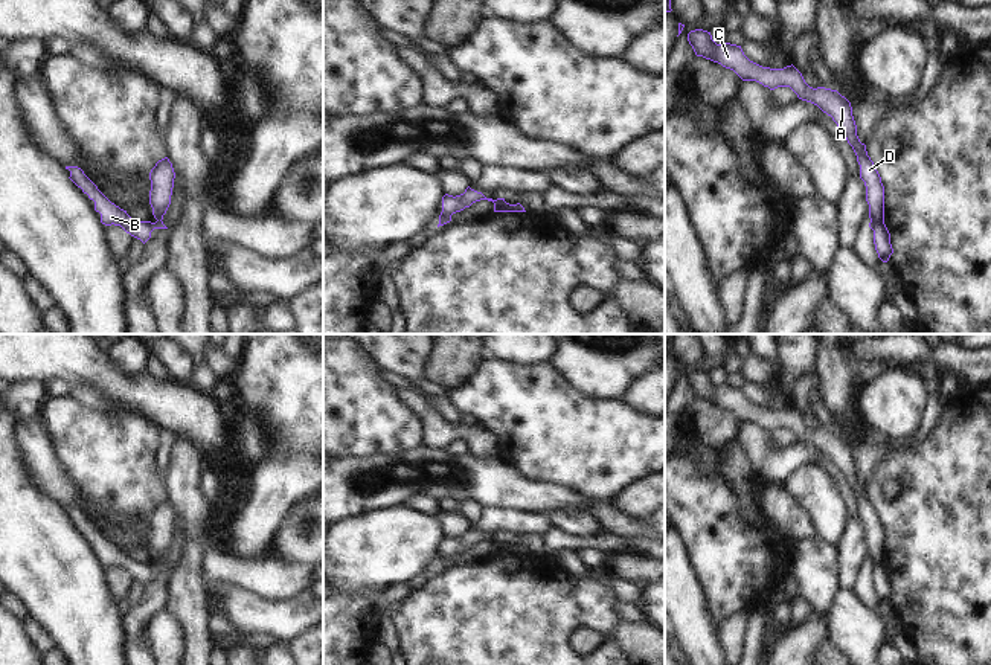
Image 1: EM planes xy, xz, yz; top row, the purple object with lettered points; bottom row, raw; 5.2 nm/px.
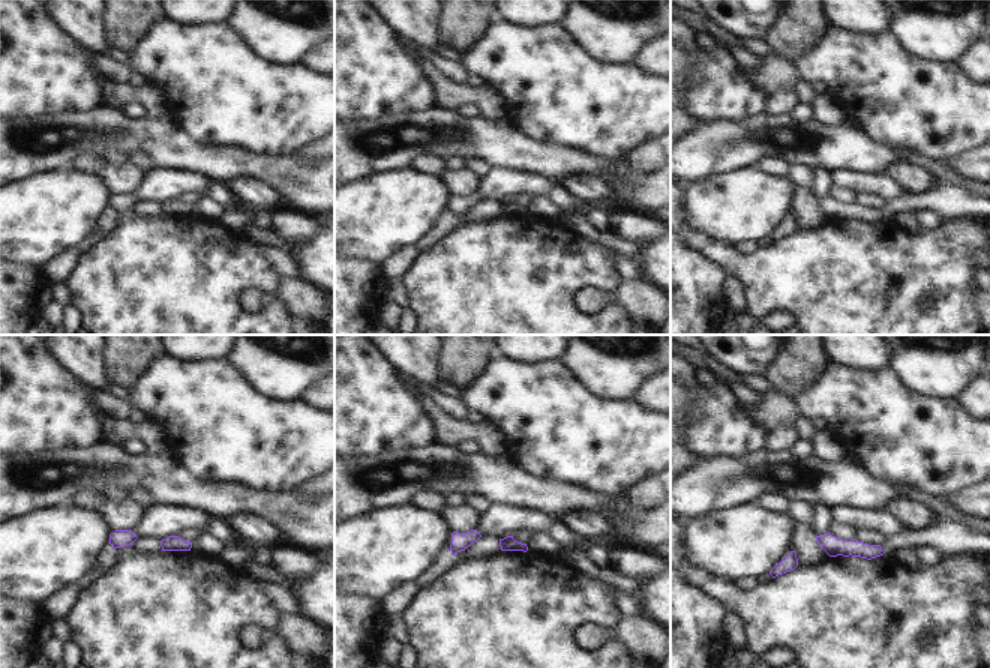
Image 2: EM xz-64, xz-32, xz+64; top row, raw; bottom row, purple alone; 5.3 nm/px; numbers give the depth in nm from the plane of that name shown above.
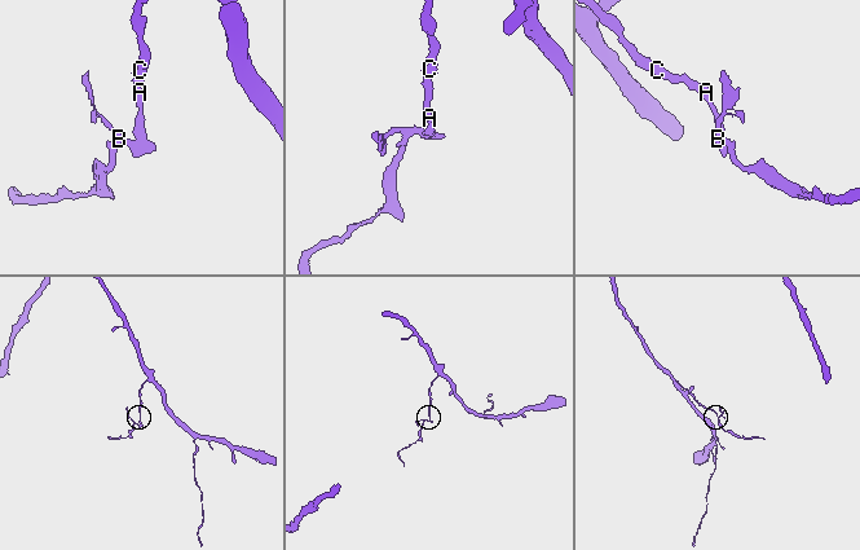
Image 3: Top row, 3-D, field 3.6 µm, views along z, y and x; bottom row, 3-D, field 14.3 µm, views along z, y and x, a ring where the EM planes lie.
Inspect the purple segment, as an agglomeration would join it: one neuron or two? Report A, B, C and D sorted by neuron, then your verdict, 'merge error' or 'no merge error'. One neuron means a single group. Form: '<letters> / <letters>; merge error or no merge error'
A C D / B; merge error

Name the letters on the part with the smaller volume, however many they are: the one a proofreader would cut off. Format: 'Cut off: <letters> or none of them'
Cut off: B.

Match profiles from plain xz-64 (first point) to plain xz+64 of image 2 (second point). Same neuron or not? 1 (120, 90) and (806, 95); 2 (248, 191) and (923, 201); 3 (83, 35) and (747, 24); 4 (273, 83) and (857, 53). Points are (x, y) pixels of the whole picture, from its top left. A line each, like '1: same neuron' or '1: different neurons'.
1: different neurons
2: different neurons
3: same neuron
4: same neuron

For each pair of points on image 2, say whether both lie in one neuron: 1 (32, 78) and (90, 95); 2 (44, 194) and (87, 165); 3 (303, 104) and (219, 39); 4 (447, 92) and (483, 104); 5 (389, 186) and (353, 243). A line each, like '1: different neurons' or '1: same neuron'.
1: same neuron
2: different neurons
3: same neuron
4: same neuron
5: same neuron

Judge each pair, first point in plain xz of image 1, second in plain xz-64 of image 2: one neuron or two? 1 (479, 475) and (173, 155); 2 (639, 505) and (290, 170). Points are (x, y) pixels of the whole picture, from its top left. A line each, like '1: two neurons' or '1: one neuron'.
1: one neuron
2: two neurons

